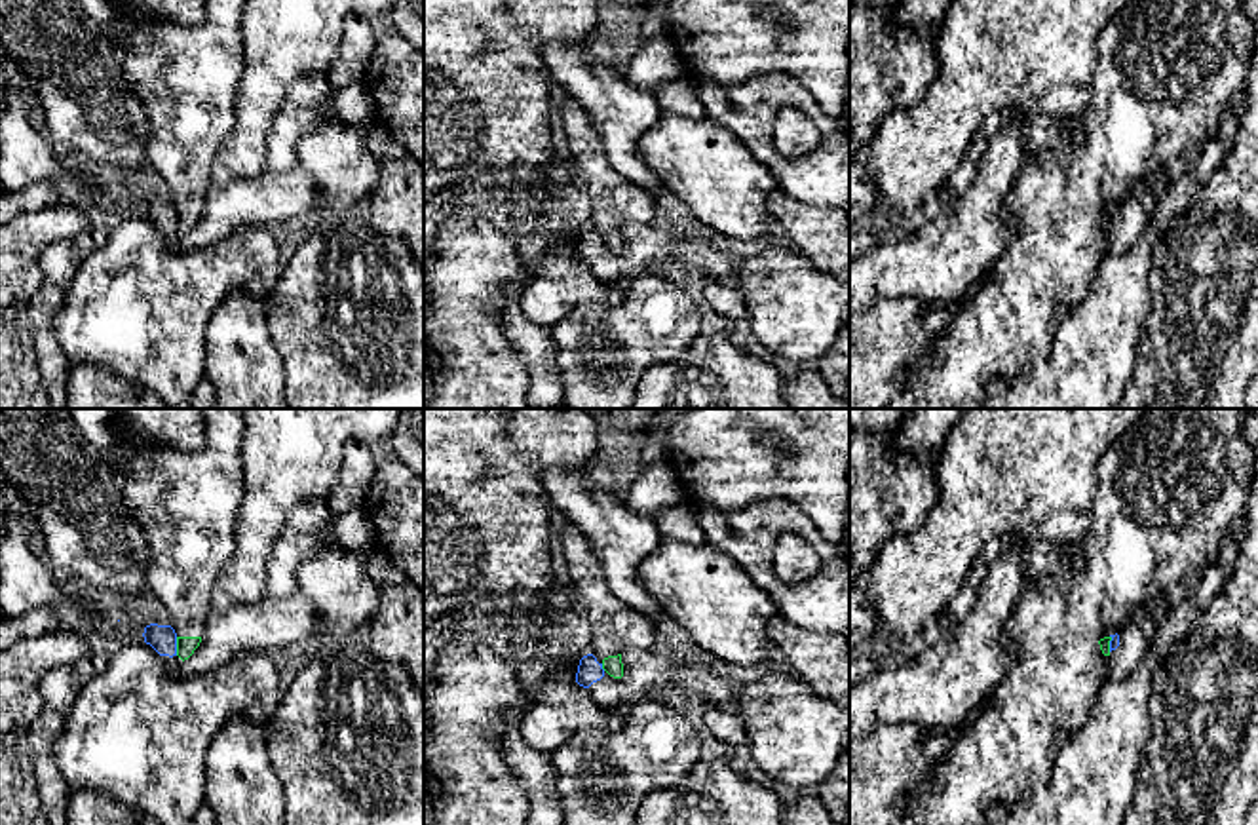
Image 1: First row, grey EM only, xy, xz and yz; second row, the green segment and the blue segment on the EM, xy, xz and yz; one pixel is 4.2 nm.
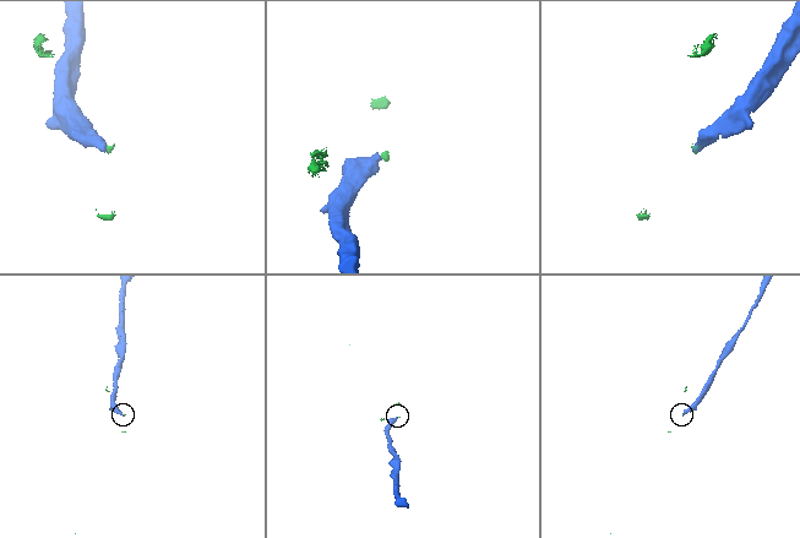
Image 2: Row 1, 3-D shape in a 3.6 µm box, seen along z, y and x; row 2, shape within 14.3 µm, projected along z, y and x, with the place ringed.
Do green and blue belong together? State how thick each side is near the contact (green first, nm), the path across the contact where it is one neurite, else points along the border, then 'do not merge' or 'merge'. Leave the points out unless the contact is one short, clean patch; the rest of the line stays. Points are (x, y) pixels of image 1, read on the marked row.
80/110 nm | along xy (175, 637), (177, 654) | do not merge

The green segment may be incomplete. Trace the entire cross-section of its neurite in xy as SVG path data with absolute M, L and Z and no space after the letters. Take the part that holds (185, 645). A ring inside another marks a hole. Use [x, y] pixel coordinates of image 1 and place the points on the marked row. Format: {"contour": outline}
{"contour": "M67 409L82 435L99 449L122 481L122 498L146 536L146 585L169 612L177 633L177 656L184 662L200 646L217 578L236 551L236 517L243 498L243 412L241 409L205 409L205 445L196 452L182 452L167 445L129 445L114 432L120 409Z"}

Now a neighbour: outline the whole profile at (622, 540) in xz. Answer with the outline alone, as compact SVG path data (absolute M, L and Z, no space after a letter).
M593 468L549 470L542 475L542 487L551 508L591 544L608 589L661 625L667 618L663 608L639 582L639 566L661 538L658 523L633 513L608 487L593 481Z

